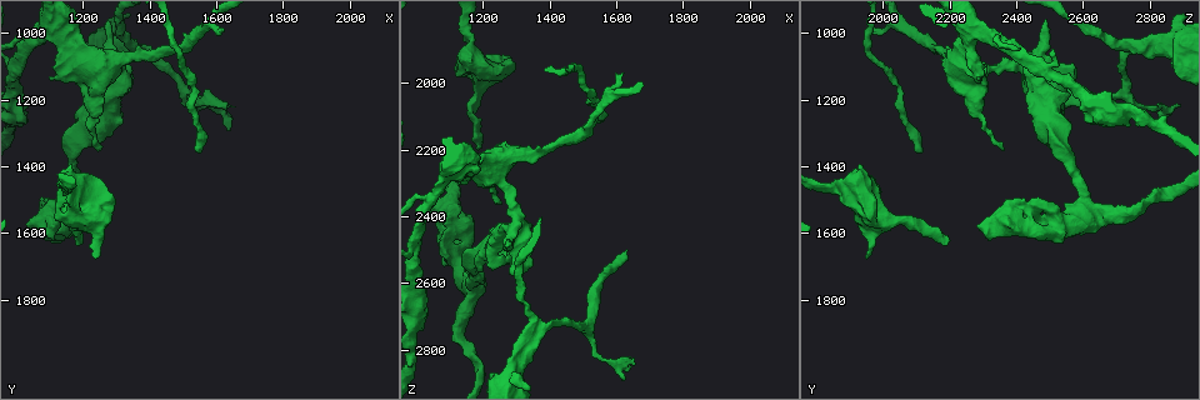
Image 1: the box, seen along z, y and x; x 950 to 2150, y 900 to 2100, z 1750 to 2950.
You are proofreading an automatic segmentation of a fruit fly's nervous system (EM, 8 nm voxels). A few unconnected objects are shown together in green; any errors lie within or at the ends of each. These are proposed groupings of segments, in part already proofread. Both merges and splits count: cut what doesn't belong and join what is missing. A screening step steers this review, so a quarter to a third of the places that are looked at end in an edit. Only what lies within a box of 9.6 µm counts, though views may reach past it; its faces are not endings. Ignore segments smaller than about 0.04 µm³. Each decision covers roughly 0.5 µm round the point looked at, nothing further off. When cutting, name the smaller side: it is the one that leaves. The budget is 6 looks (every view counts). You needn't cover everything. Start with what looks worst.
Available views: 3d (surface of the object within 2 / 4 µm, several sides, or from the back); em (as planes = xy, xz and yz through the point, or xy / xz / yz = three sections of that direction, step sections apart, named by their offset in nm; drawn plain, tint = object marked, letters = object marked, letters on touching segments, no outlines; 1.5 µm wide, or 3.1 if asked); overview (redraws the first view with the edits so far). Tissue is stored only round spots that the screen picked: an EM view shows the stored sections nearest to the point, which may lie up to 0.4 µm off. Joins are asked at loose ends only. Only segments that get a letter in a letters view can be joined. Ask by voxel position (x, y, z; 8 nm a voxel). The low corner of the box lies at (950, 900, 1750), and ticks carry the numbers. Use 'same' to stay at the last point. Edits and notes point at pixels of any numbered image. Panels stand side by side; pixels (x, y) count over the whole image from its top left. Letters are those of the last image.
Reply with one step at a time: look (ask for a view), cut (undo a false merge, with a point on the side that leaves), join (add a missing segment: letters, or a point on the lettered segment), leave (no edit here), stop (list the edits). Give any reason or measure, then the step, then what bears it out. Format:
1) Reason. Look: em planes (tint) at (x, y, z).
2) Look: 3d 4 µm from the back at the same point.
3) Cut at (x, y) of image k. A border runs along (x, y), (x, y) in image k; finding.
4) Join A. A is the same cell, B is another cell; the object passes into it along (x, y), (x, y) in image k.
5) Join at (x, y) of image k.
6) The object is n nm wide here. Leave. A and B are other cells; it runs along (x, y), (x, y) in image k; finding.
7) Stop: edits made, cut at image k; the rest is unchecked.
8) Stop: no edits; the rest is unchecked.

Free end. Look: em planes (letters) at (1640, 1230, 2500).

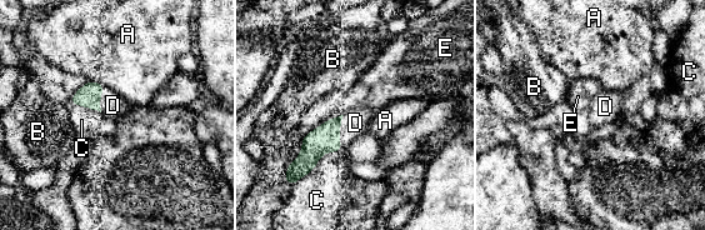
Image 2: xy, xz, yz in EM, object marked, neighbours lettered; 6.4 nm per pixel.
Join D. D is the same cell, A, B, C and E are other cells; the cell continues.

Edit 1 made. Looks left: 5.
See it whole again. Look: overview.

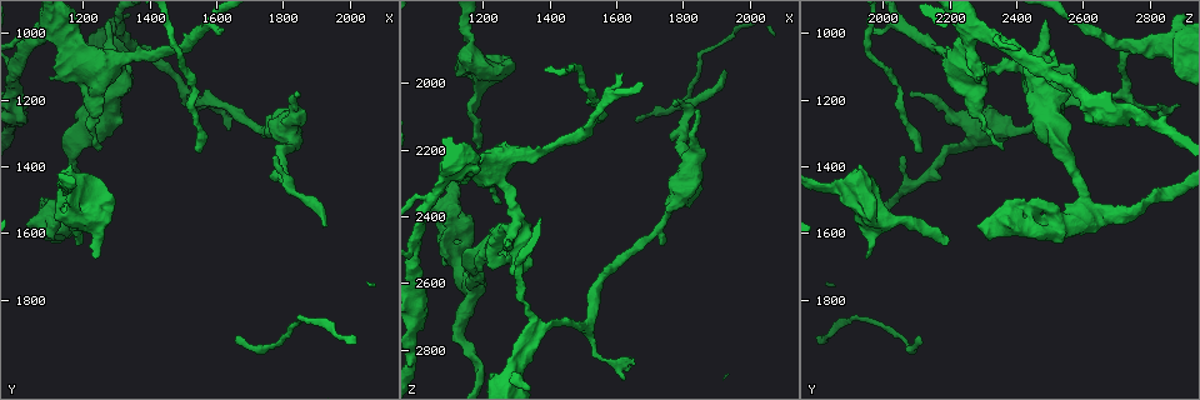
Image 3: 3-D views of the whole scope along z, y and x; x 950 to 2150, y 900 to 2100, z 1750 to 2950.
Free end. Look: 3d 2 µm at (1240, 1680, 1950).

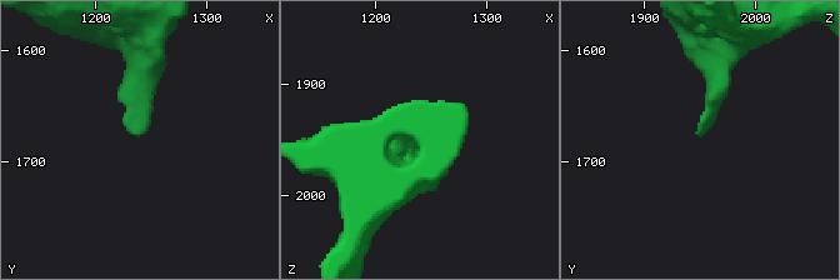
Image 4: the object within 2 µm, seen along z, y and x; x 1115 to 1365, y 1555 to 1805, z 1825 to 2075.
Shape alone is not enough. Look: em planes (plain) at (1236, 1676, 1952).

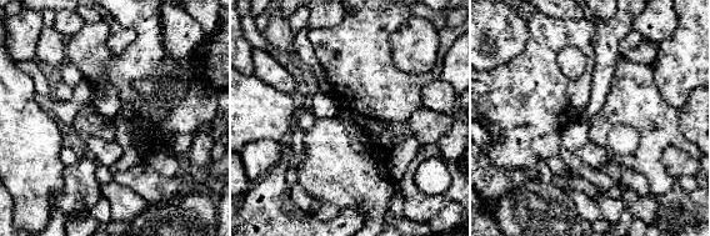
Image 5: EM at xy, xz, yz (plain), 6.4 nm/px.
Look: em planes (letters) at the same point.

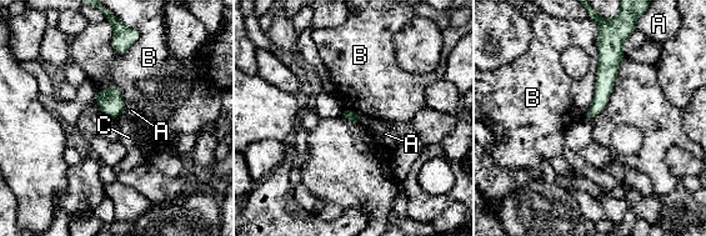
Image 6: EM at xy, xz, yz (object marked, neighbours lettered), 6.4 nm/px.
Leave. A, B and C are other cells; a border runs along (356, 114), (359, 121) in image 6; none of them fits.

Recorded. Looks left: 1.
Stop: edits made, join at image 2; the rest is unchecked.

